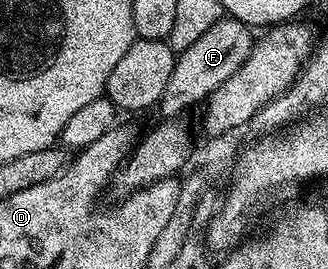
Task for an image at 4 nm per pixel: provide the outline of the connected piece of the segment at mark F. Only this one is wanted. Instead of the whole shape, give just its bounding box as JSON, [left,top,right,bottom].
[156,17,254,119]

